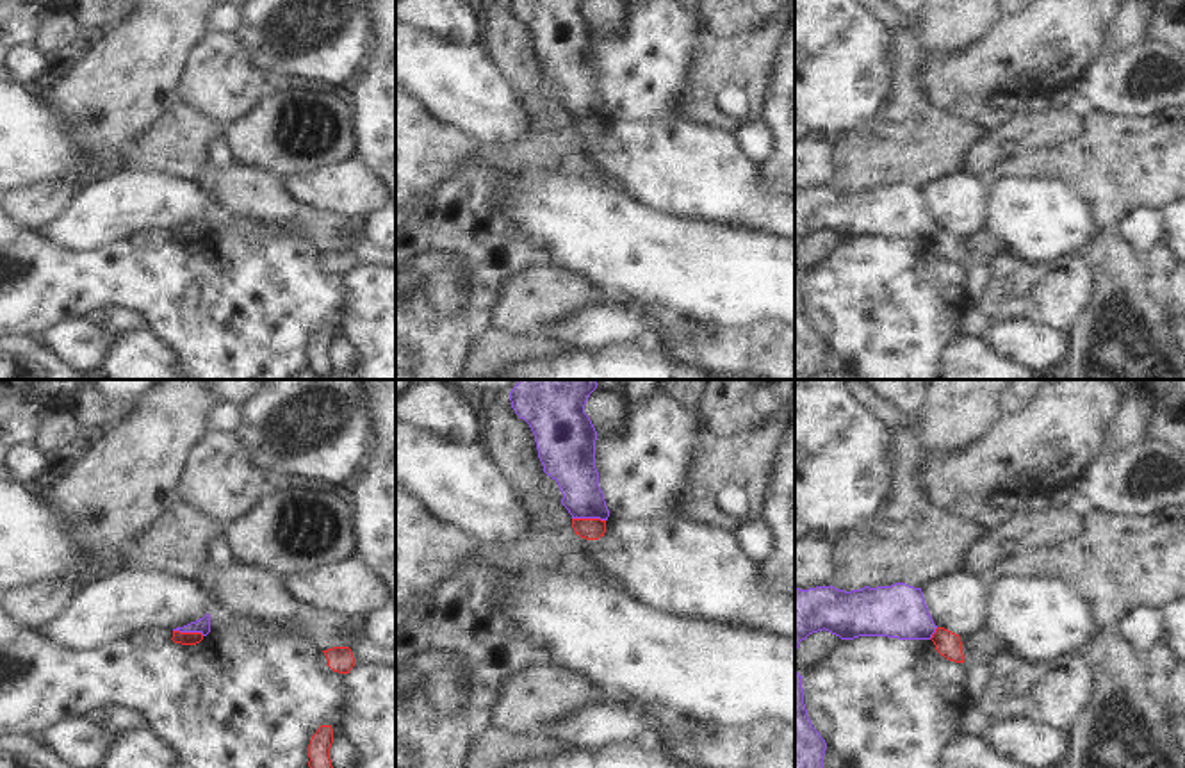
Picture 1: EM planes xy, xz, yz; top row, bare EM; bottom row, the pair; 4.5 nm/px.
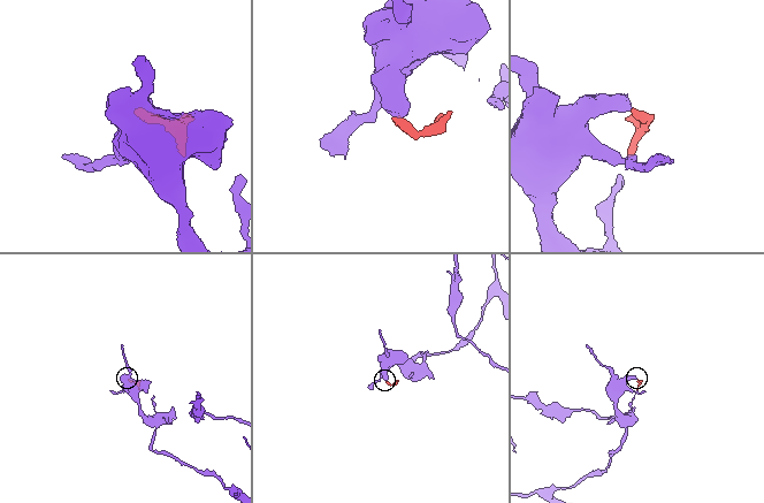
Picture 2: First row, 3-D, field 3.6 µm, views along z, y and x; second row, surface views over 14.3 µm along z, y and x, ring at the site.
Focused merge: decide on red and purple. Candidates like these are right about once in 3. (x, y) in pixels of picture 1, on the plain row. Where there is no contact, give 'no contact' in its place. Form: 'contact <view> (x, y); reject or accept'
contact xz (588, 120); reject

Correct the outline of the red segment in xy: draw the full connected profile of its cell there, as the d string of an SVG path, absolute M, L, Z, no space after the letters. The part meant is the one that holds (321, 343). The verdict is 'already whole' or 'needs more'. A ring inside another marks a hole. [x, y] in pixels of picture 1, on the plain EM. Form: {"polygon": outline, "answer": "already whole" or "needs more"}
{"polygon": "M321 326L308 346L308 367L321 378L328 380L333 372L330 349L333 344L331 326Z", "answer": "already whole"}

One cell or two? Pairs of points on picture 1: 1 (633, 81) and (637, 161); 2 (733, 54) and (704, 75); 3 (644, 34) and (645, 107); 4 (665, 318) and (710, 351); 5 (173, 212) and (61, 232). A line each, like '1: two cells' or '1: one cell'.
1: two cells
2: one cell
3: one cell
4: two cells
5: one cell

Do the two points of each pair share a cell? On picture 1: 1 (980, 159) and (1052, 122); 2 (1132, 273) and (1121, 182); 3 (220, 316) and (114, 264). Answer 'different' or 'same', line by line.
1: same
2: different
3: same

